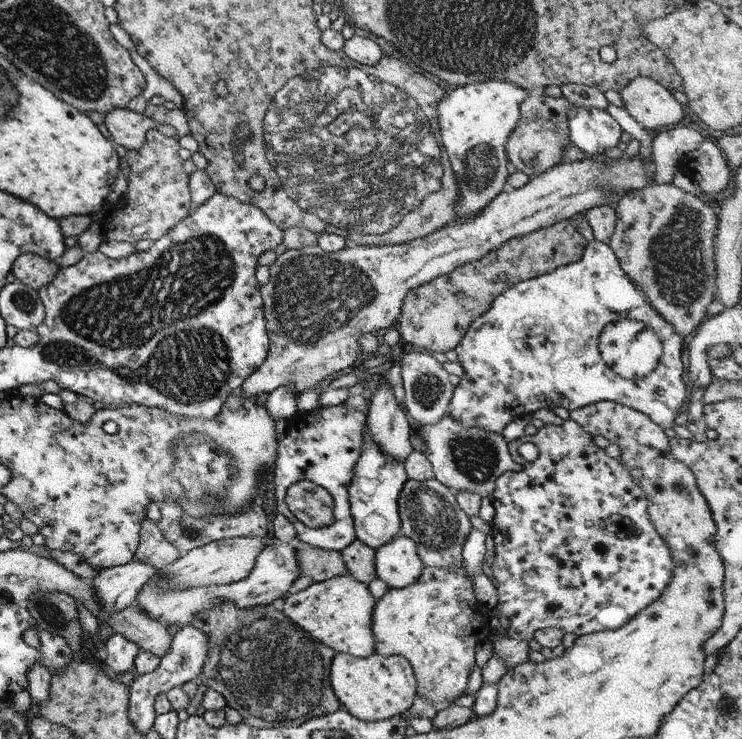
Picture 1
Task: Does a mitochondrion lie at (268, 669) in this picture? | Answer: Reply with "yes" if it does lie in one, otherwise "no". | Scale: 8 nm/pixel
yes

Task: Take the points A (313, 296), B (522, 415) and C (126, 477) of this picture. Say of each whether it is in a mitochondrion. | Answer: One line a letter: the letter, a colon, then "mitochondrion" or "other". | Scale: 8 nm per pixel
A: mitochondrion
B: other
C: other

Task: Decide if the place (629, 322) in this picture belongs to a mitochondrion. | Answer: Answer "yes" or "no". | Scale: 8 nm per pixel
no

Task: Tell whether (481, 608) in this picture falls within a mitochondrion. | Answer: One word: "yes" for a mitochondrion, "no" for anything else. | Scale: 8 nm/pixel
no

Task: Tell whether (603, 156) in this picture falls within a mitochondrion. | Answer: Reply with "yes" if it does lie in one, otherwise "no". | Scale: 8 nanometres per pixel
no

